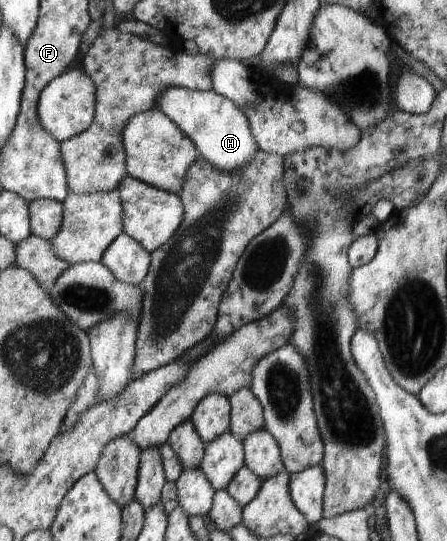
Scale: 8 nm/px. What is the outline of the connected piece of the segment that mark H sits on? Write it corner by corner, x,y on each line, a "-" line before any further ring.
167,87
157,95
157,107
191,139
199,156
215,169
229,173
245,167
253,161
259,147
253,139
251,127
243,111
235,106
233,101
218,95
213,91
191,91
183,87

